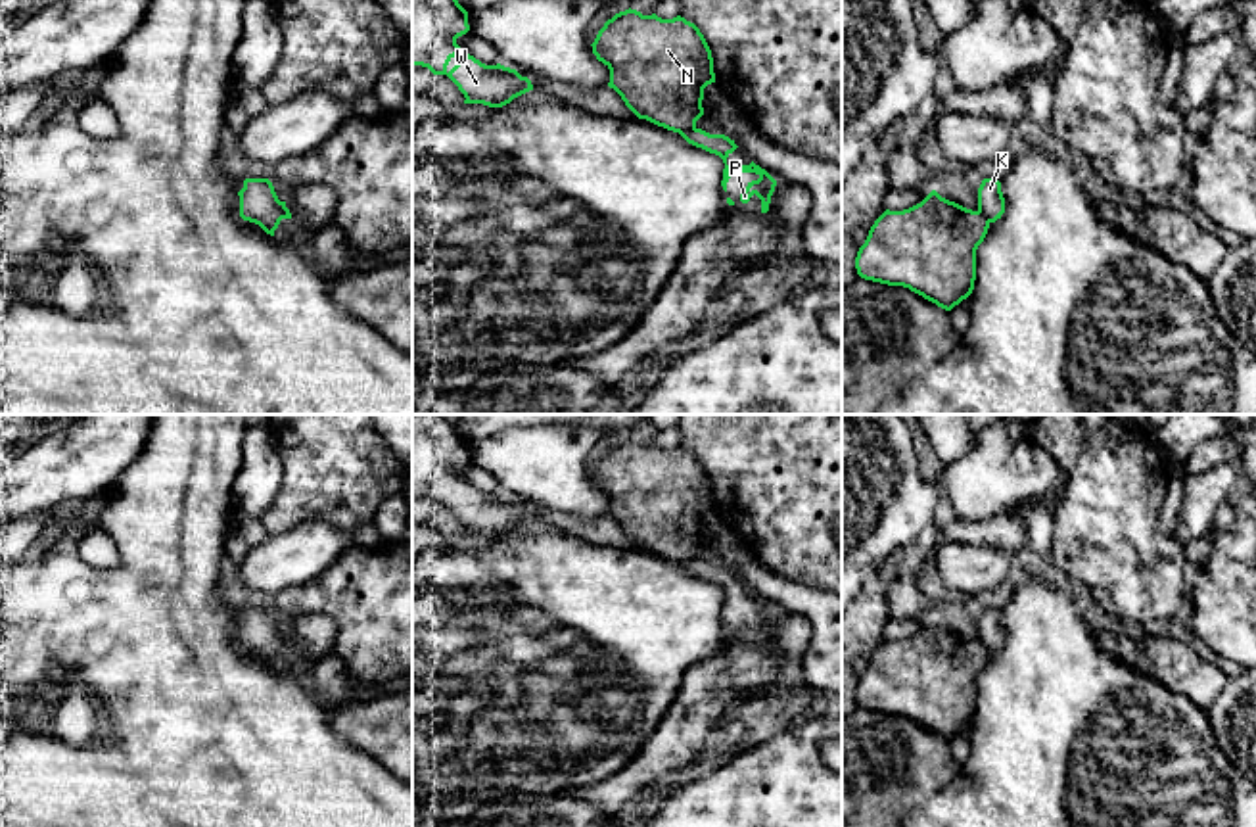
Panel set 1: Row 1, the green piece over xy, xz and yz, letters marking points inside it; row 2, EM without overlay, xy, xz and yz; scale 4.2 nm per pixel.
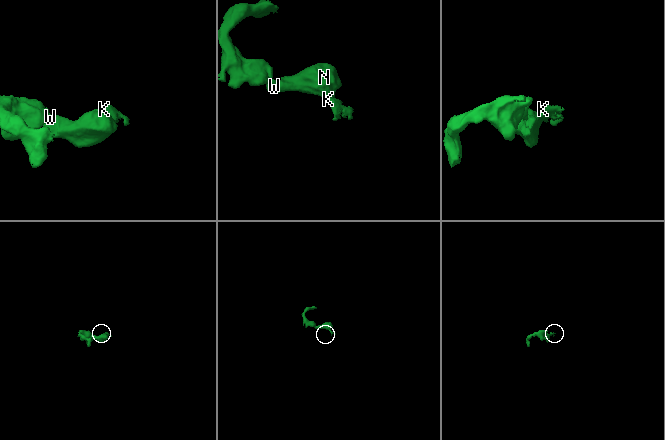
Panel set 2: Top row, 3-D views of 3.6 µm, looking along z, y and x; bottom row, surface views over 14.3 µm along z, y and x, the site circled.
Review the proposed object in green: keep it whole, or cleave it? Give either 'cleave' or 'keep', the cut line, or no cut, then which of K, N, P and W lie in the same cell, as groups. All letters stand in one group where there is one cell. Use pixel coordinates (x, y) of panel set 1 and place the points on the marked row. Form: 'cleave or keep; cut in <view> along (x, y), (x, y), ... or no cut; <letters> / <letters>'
cleave; cut in xz along (695, 127), (679, 133); K P / N W

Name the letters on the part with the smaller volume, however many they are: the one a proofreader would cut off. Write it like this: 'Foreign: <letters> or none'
Foreign: K, P

